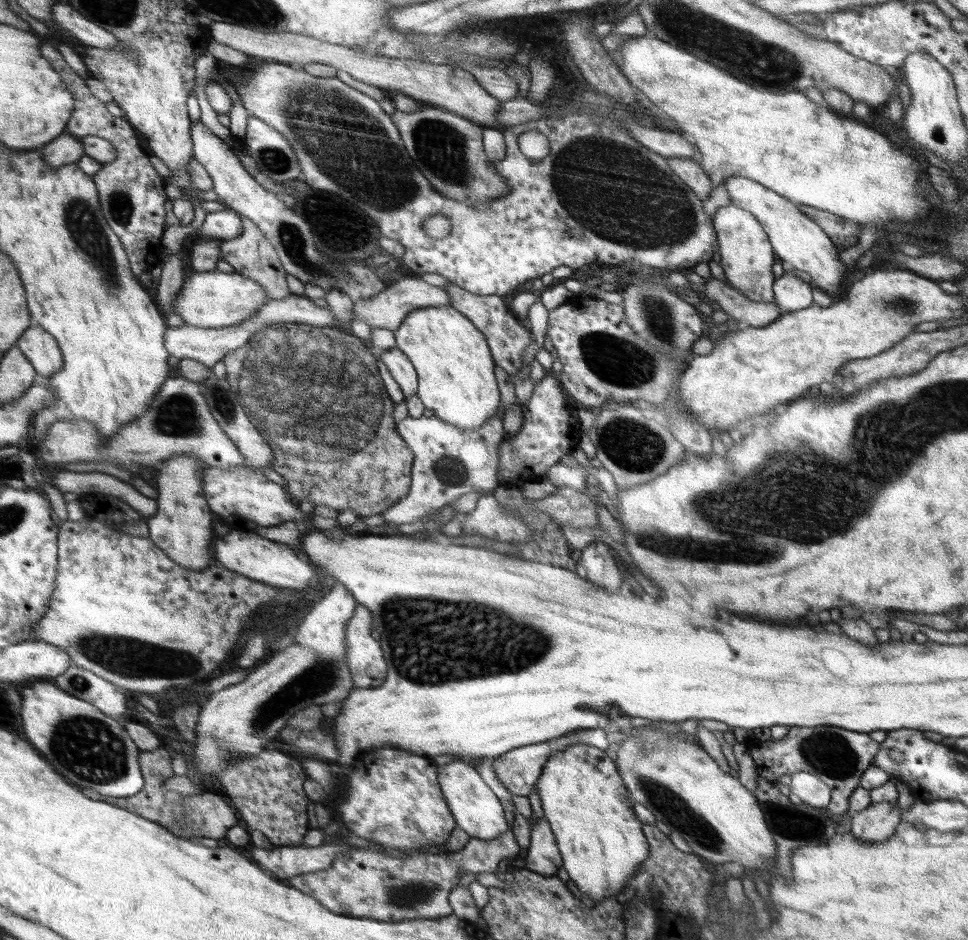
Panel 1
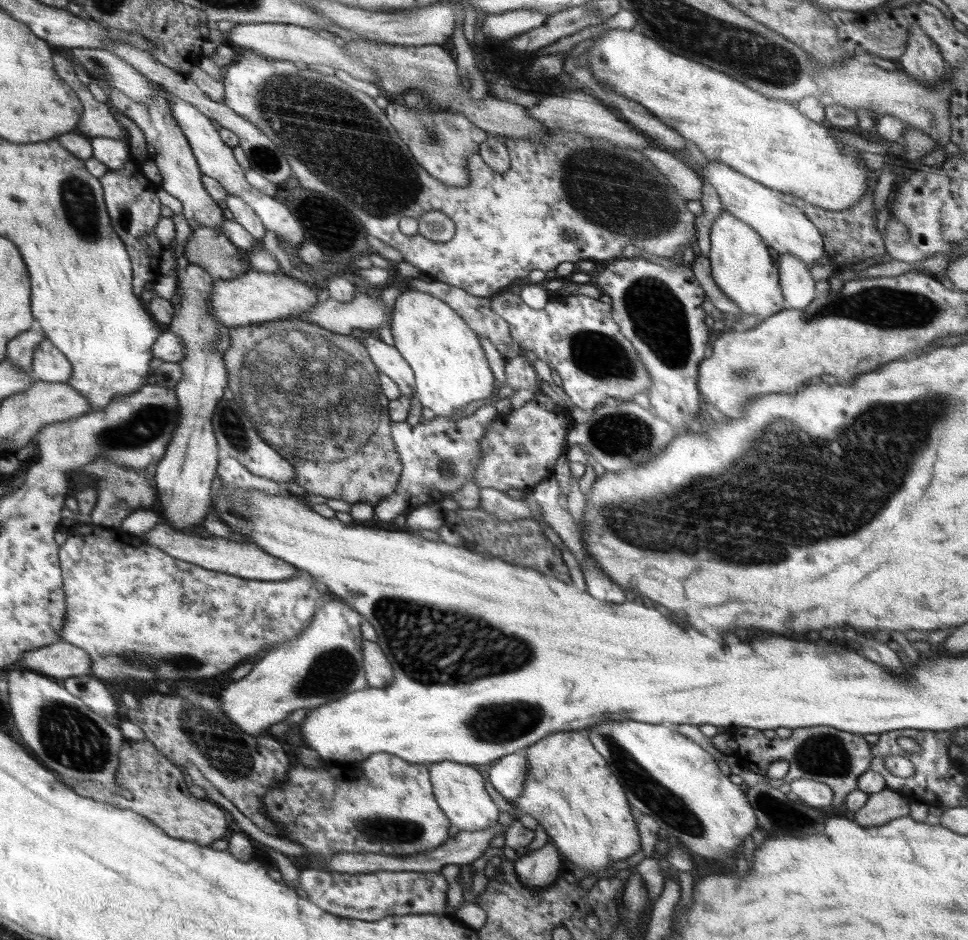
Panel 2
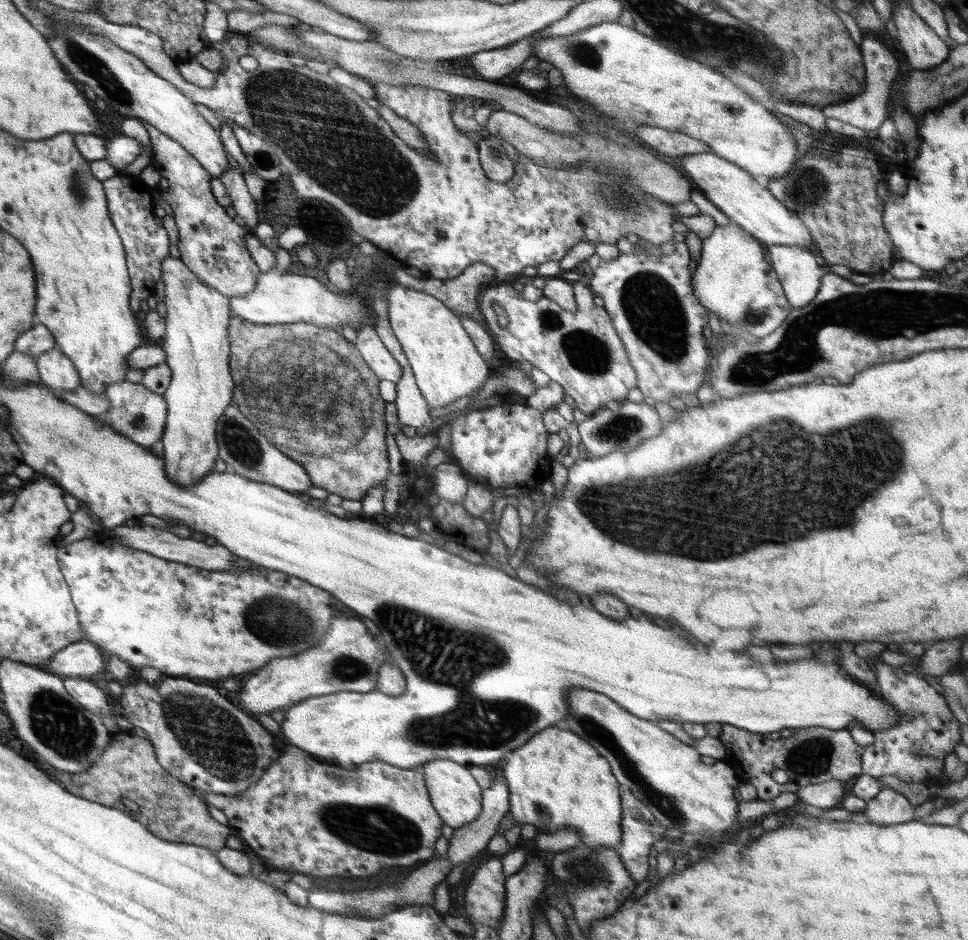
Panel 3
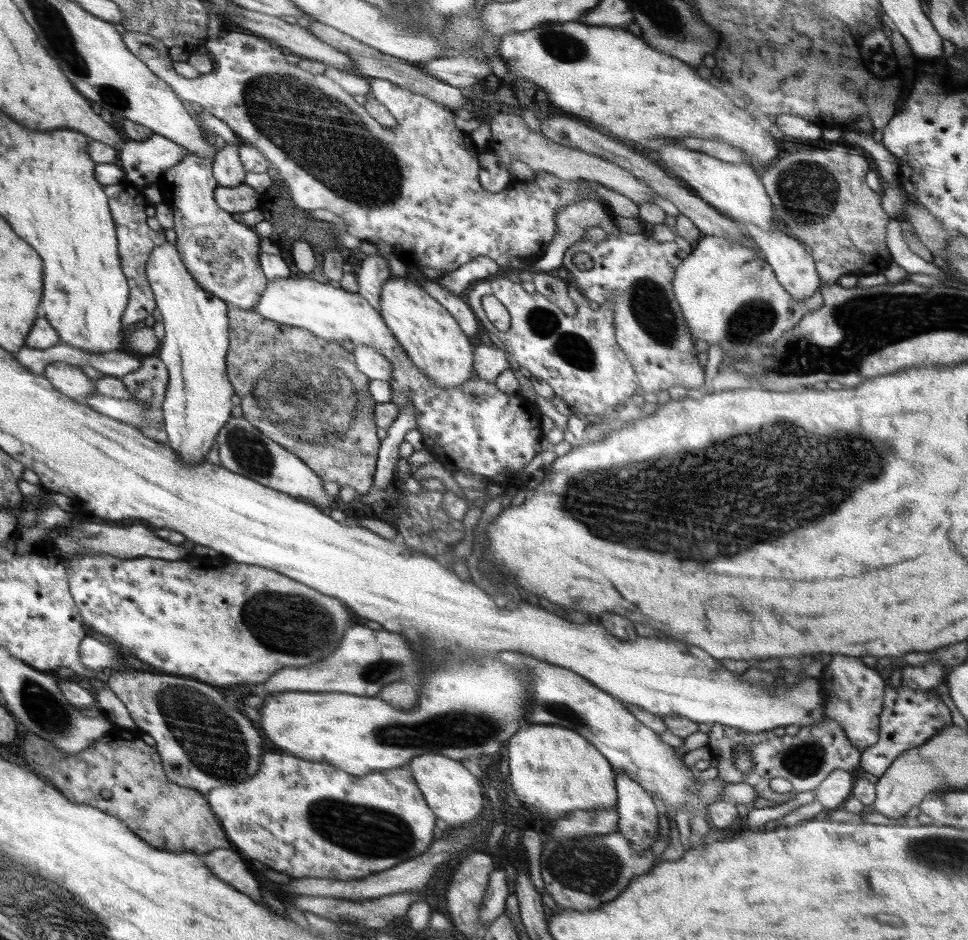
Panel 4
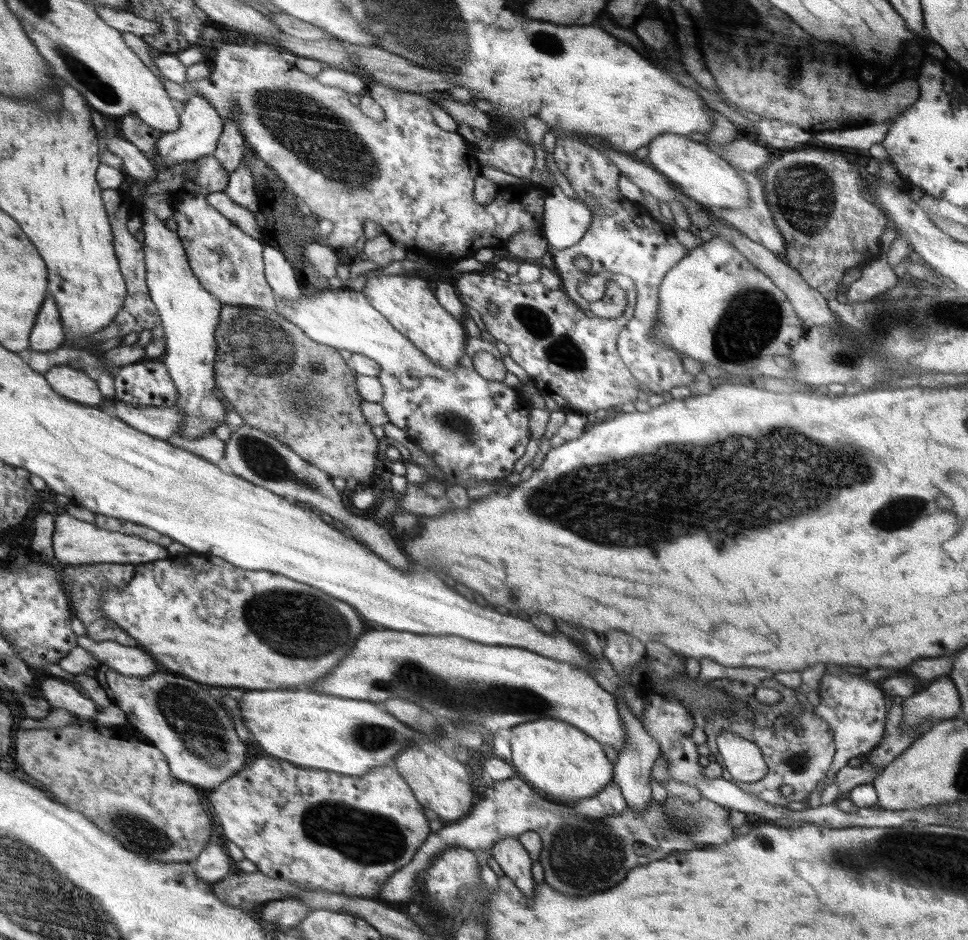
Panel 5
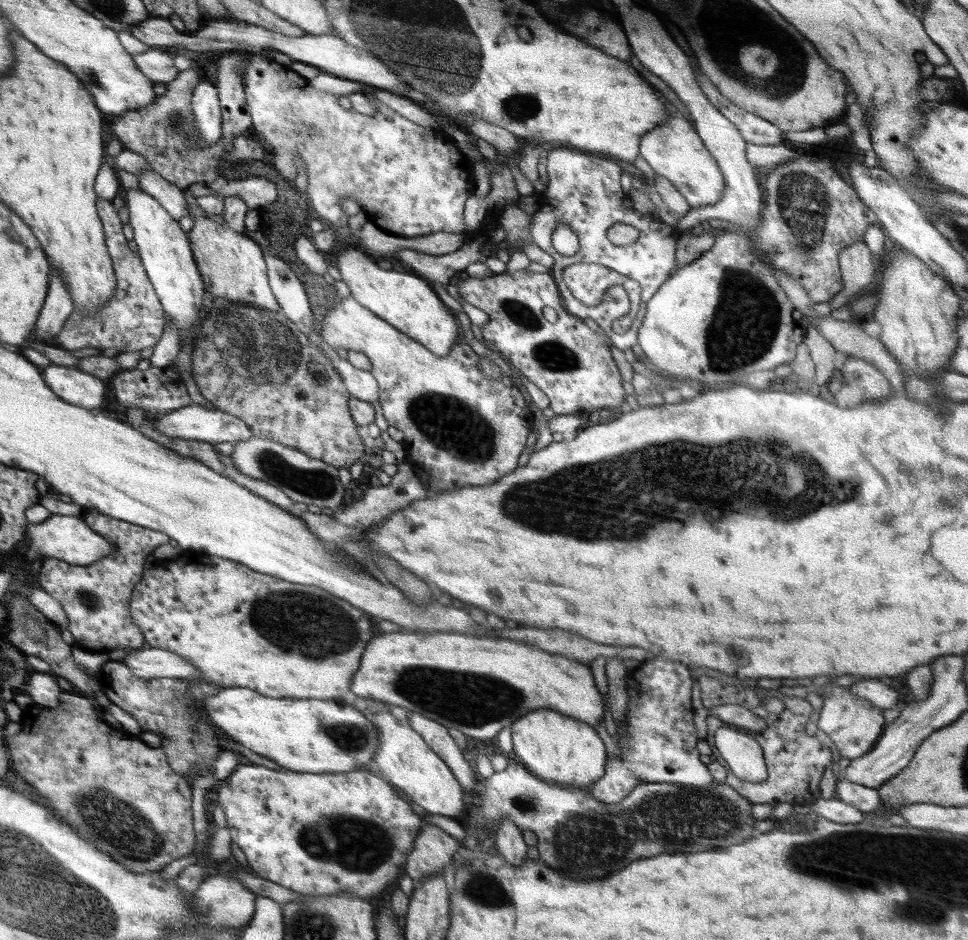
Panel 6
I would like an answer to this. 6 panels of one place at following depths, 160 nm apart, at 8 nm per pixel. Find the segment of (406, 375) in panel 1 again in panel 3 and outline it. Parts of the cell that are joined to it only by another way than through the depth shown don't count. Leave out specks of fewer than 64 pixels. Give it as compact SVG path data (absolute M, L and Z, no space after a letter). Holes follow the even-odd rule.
M365 325L357 331L356 348L363 360L371 367L379 380L398 382L403 370L396 362L395 355L385 347L373 328Z

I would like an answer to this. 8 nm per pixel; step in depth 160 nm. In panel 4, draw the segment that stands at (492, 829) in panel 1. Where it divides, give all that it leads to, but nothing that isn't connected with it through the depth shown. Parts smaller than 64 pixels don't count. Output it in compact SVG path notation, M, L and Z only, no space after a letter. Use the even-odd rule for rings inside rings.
M423 754L408 761L406 766L414 774L415 781L422 791L428 806L440 814L440 818L449 828L461 826L474 820L482 810L482 792L478 778L468 772L460 761L450 759L442 754Z

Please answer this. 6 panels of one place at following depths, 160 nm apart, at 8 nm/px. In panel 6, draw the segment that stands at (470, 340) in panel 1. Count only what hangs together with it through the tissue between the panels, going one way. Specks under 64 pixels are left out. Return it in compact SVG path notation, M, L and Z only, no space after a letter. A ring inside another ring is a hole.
M358 249L342 252L334 265L340 271L341 281L350 287L350 295L364 308L416 339L416 342L423 343L434 354L446 356L454 348L454 344L457 344L456 338L460 334L460 328L454 316L432 292L426 280L420 280L420 275L380 268L362 252L358 252Z

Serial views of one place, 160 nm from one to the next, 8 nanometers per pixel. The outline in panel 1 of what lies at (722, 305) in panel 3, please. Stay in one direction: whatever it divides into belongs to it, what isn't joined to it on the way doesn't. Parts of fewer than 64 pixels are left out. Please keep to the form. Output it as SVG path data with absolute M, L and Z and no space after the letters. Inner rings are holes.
M730 202L730 205L718 209L712 225L716 231L718 253L720 253L719 264L723 268L728 285L754 302L774 303L773 284L776 278L772 275L772 266L774 266L775 251L760 222L756 221L752 213Z

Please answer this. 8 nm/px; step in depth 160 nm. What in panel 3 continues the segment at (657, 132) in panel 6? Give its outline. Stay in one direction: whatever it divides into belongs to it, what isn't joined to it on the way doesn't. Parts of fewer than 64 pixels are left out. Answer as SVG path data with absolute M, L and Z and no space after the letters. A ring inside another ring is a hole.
M712 152L686 155L680 166L708 201L716 206L737 226L767 246L798 246L813 251L815 244L804 223L776 200L765 184L756 180L747 170Z

